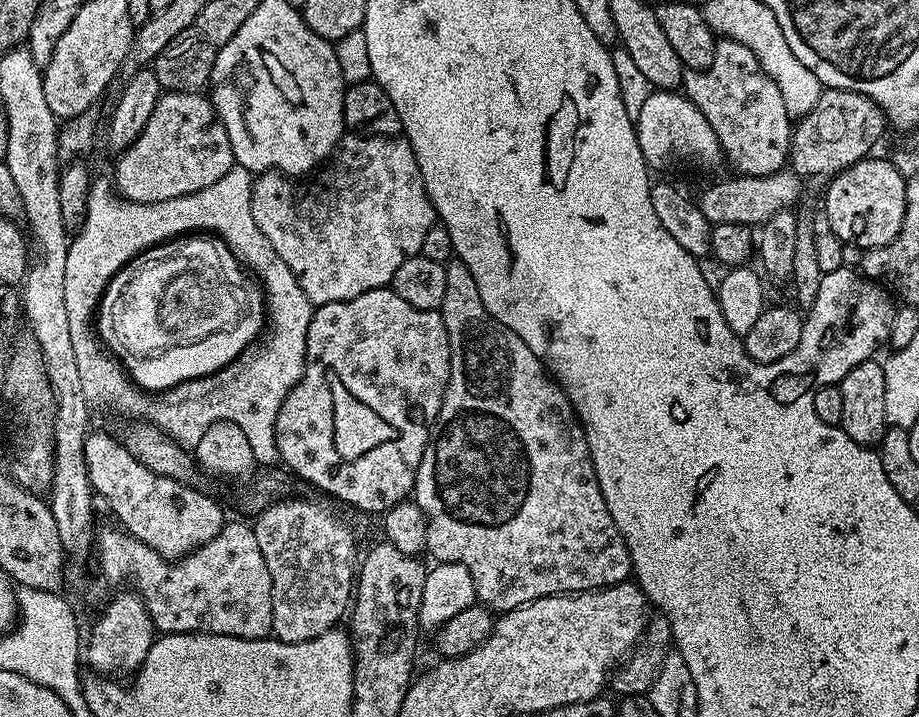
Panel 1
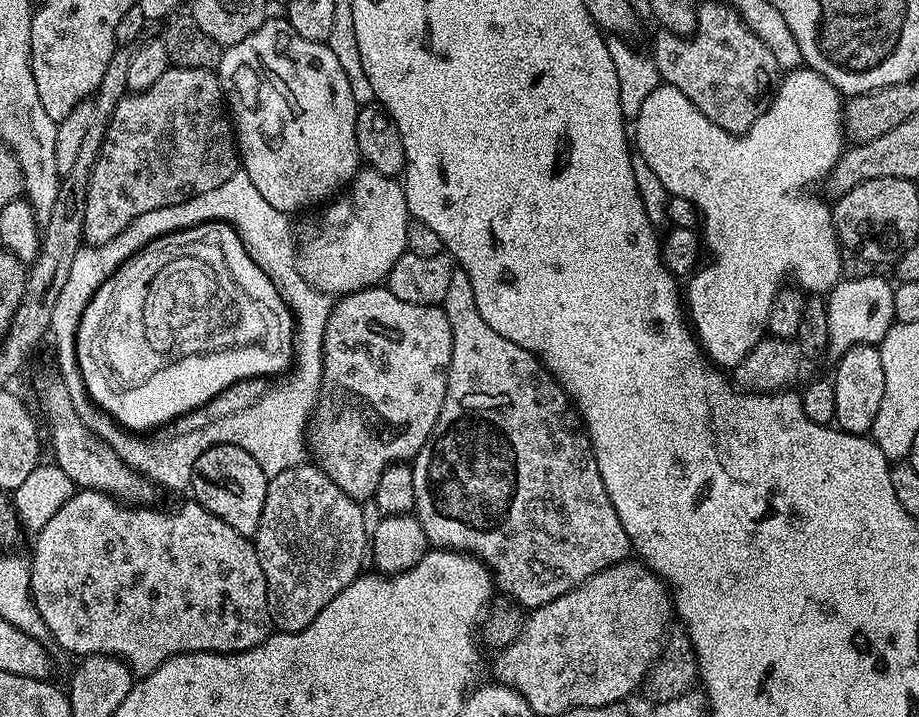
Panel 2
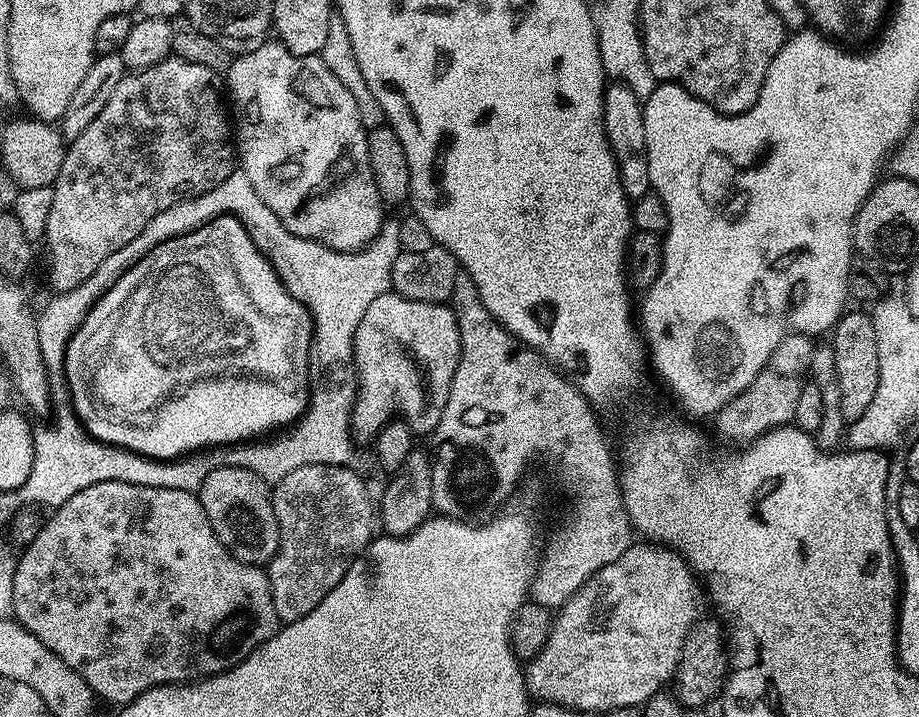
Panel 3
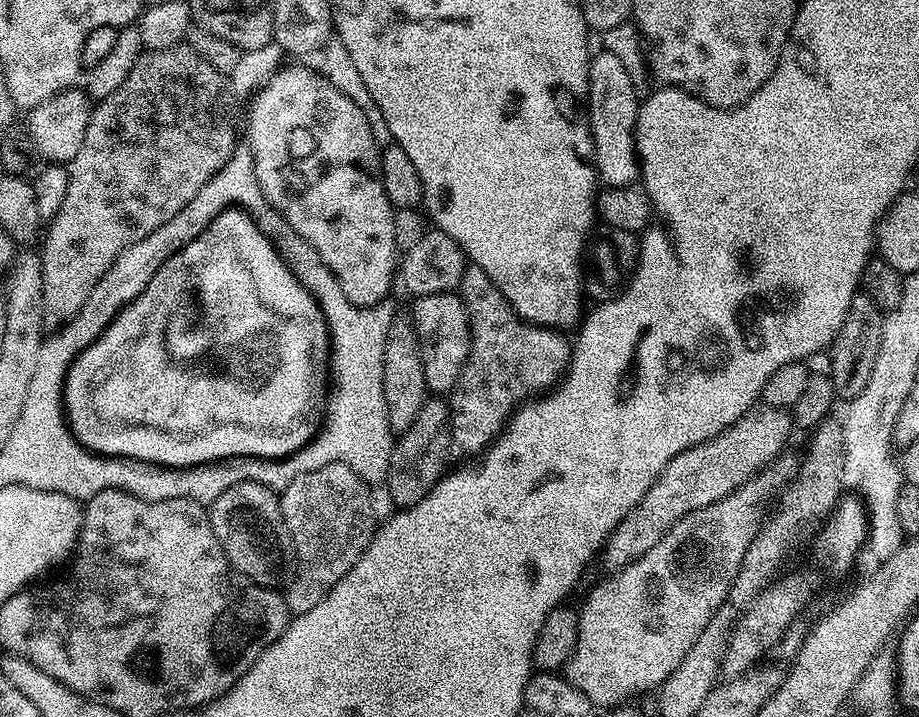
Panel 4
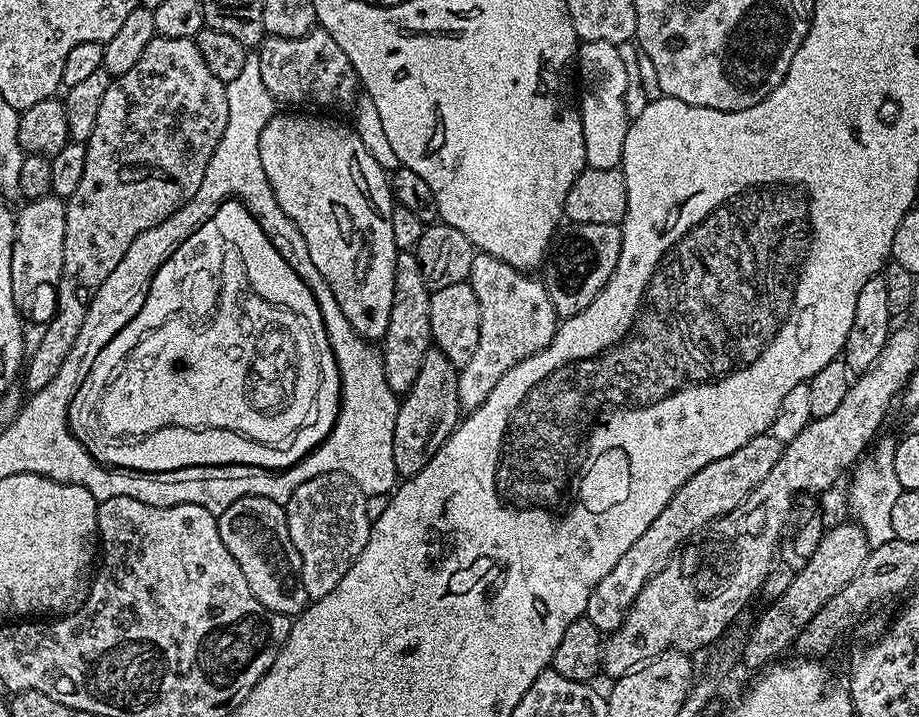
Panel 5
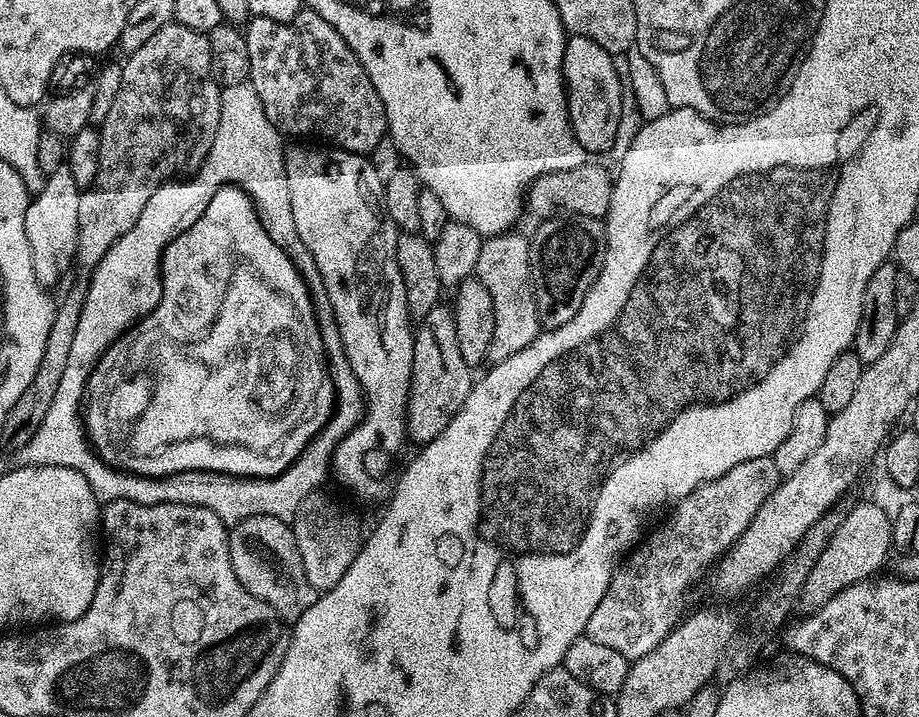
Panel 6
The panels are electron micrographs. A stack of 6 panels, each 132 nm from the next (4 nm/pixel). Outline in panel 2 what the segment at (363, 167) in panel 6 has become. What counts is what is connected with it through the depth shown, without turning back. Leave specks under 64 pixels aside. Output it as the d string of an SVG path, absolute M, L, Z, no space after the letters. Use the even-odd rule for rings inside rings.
M269 18L264 21L262 26L258 26L258 30L254 30L254 34L250 34L250 38L242 38L242 42L229 44L223 49L218 75L220 77L220 89L224 91L226 107L232 121L238 145L238 160L242 165L242 171L250 178L250 182L254 182L258 194L262 194L262 198L266 198L266 202L270 202L270 206L274 206L285 214L293 214L292 212L298 211L299 208L308 208L311 204L323 205L325 202L331 201L341 190L347 189L362 167L358 142L356 141L358 105L351 94L345 71L342 70L341 63L335 58L327 43L302 38L302 34L298 34L298 30L294 30L294 26L290 26L287 19Z

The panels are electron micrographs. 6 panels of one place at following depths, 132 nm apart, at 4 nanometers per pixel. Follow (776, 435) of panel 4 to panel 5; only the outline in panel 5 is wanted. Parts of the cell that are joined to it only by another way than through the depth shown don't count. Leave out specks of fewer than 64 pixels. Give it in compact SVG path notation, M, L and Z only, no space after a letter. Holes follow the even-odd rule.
M765 434L750 438L750 442L746 442L746 446L738 446L738 450L734 450L734 454L726 454L726 458L718 458L718 462L710 462L706 466L702 466L702 470L698 470L698 474L690 477L673 494L666 510L662 510L662 514L658 514L658 518L654 518L654 522L650 522L650 530L646 530L646 534L642 534L642 538L638 538L638 542L634 542L634 546L630 546L630 550L626 550L626 554L622 554L622 558L618 558L618 566L614 566L614 570L610 570L610 574L606 574L606 578L602 578L602 582L598 582L598 586L594 586L594 590L590 594L590 602L586 602L584 616L590 622L594 622L594 626L601 634L615 632L624 621L629 606L638 598L642 586L646 586L646 582L650 578L654 578L654 574L658 574L658 570L665 568L681 547L693 539L697 533L718 518L730 514L730 510L734 510L741 504L754 490L754 486L758 486L758 482L762 482L762 478L766 478L766 474L770 474L770 470L774 470L774 462L778 462L778 458L783 452L784 445L778 442L778 438Z

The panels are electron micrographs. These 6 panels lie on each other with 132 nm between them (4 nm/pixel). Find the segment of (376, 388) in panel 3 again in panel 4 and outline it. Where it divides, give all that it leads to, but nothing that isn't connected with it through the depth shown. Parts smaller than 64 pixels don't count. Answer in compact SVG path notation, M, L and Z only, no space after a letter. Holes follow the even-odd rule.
M456 292L415 297L410 319L416 331L424 377L432 394L448 394L456 387L462 366L468 361L472 335L464 304Z

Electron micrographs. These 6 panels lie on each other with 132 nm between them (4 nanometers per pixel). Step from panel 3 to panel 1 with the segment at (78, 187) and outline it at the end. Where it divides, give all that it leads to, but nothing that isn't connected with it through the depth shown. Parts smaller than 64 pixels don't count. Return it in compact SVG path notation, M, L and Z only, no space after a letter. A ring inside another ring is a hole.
M165 91L154 106L154 114L150 114L146 128L138 134L133 144L117 156L120 157L116 160L115 191L123 199L143 204L166 202L170 198L182 198L186 194L206 190L206 186L214 186L214 182L218 182L218 178L222 178L222 174L226 174L234 166L230 138L226 134L224 123L216 115L216 108L203 91Z

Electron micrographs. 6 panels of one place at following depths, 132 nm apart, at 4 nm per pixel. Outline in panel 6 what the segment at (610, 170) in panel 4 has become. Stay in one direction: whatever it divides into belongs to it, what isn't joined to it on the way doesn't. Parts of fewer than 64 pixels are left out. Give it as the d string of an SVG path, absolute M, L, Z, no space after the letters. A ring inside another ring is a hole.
M569 35L564 41L564 87L568 94L568 117L578 142L588 154L592 152L611 153L618 120L622 113L622 82L619 81L618 73L614 70L612 57L613 53L598 46L598 42L590 42L590 38Z

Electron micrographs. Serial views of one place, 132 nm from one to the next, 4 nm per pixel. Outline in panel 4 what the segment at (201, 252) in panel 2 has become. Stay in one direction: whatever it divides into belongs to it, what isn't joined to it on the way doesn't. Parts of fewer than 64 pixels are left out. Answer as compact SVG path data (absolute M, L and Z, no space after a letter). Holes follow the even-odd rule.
M233 206L225 211L219 212L217 216L210 222L210 226L201 236L194 238L184 248L179 248L175 254L167 260L158 270L158 274L154 274L154 278L150 278L150 282L146 286L146 290L142 290L142 294L138 298L134 298L134 302L129 304L116 315L110 327L105 331L96 343L91 344L89 348L85 348L83 352L77 356L76 361L68 368L68 378L64 381L64 407L66 409L66 420L70 425L73 436L84 445L85 448L106 456L129 456L135 460L148 460L152 464L167 464L169 466L187 466L189 464L207 464L209 460L226 460L229 456L258 456L261 458L286 457L291 456L292 451L288 449L288 436L305 436L308 441L316 435L326 411L326 401L328 399L328 386L330 383L330 360L325 357L317 361L315 354L315 340L312 328L309 323L301 316L291 316L291 313L281 314L280 308L276 308L276 304L272 304L272 288L276 288L276 284L272 284L272 255L276 252L276 247L269 240L264 239L262 230L258 230L258 226L252 221L252 217L247 212ZM264 260L268 260L268 280L264 280Z

